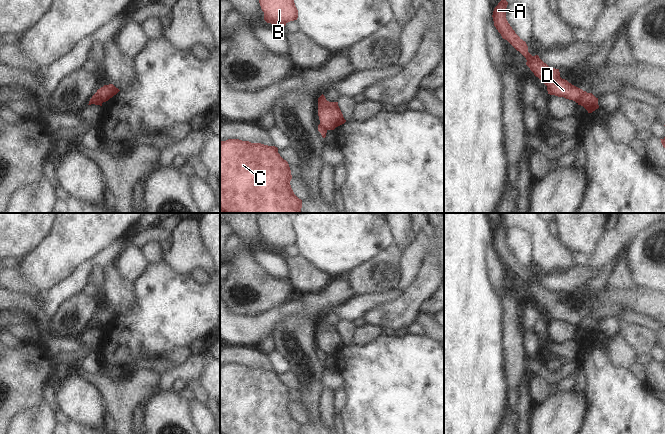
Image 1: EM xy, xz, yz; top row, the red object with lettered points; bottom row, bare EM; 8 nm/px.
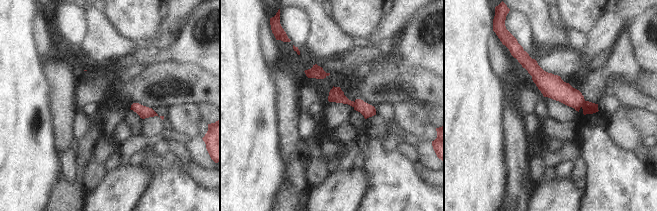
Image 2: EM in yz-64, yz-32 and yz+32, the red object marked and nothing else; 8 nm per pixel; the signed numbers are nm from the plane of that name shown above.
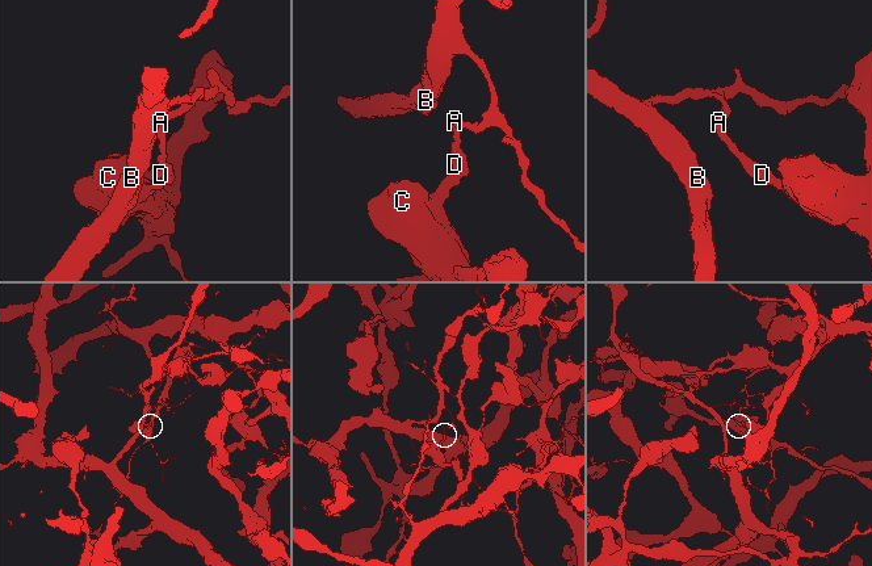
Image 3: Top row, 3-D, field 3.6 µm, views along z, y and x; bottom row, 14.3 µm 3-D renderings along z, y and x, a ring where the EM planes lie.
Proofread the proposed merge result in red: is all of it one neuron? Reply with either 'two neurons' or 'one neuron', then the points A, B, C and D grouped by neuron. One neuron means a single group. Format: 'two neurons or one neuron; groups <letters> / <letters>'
two neurons; groups A B D / C

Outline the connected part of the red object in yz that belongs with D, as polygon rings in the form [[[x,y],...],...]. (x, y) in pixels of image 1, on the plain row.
[[[502,221],[501,225],[494,232],[493,245],[494,250],[501,258],[502,262],[507,264],[517,275],[519,275],[527,284],[526,289],[546,310],[548,318],[558,321],[564,321],[579,327],[582,313],[572,309],[567,304],[560,301],[559,293],[549,291],[538,279],[532,280],[528,276],[528,270],[512,253],[506,243],[506,232],[508,226]]]

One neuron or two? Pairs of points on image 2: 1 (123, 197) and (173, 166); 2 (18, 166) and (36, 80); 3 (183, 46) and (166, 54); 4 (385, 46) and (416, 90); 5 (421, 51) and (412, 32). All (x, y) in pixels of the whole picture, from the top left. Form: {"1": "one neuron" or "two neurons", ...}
{"1": "one neuron", "2": "one neuron", "3": "one neuron", "4": "two neurons", "5": "one neuron"}

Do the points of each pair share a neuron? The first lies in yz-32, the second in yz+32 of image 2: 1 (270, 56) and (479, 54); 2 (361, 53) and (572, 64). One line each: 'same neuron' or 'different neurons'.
1: different neurons
2: same neuron

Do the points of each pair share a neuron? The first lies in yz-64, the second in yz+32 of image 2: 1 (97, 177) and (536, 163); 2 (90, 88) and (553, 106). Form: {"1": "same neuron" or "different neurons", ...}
{"1": "same neuron", "2": "different neurons"}

